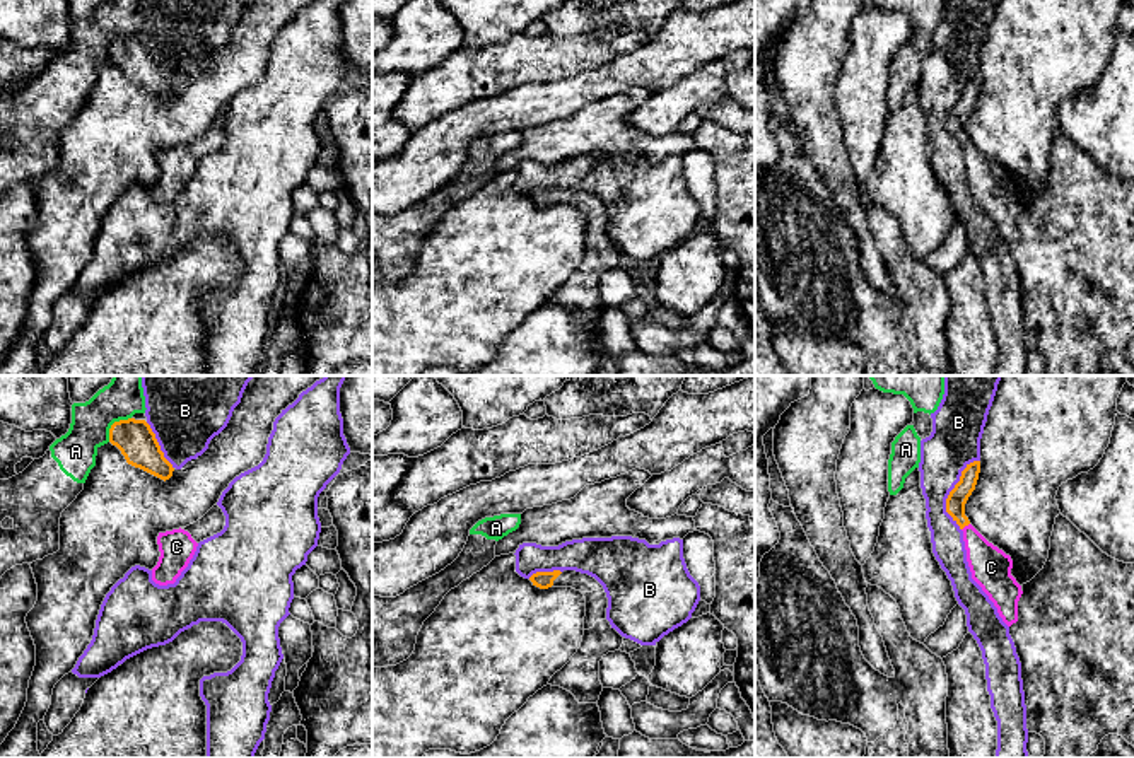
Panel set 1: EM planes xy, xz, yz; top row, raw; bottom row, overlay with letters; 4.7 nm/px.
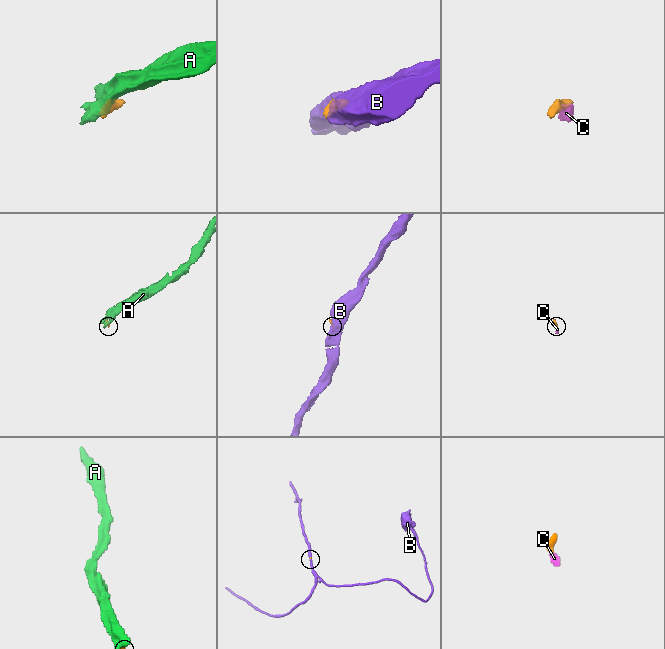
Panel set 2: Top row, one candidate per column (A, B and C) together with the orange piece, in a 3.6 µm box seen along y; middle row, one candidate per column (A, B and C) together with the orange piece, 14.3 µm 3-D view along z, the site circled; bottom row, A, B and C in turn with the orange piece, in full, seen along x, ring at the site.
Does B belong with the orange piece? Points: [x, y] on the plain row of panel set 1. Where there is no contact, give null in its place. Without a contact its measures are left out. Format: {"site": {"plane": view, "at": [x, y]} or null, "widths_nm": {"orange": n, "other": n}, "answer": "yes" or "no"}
{"site": {"plane": "yz", "at": [950, 110]}, "widths_nm": {"orange": 100, "other": 240}, "answer": "no"}

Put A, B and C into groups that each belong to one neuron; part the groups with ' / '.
A / B / C

